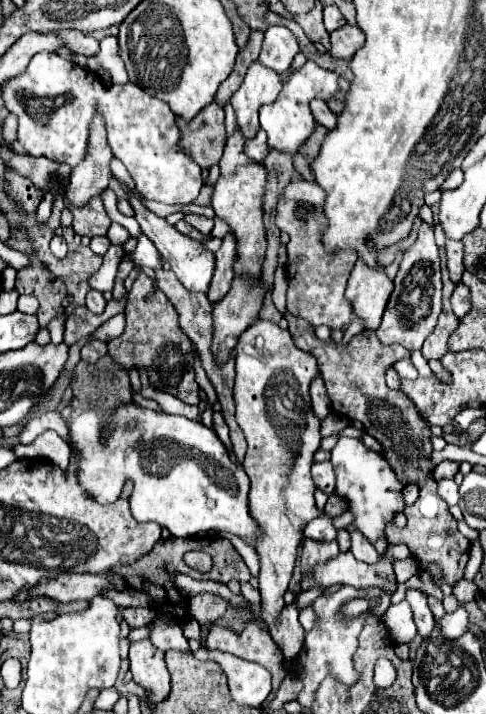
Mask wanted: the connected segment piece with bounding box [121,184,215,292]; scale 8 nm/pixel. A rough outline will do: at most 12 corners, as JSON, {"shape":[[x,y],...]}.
{"shape":[[125,184],[143,234],[185,288],[207,292],[215,256]]}

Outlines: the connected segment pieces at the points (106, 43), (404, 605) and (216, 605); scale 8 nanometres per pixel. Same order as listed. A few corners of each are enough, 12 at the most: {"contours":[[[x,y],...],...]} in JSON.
{"contours":[[[115,36],[99,42],[95,56],[61,48],[58,54],[99,74],[111,74],[113,84],[129,82]],[[407,600],[389,606],[383,624],[395,644],[417,634]],[[217,594],[189,600],[189,614],[201,624],[215,622],[227,610]]]}

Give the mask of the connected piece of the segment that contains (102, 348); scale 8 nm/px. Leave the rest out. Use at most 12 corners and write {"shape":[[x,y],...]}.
{"shape":[[89,342],[81,350],[85,362],[97,362],[107,354],[105,342]]}

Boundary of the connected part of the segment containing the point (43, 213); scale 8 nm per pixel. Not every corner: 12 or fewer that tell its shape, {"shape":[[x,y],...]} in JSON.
{"shape":[[45,194],[37,208],[37,222],[45,224],[51,216],[53,196]]}

